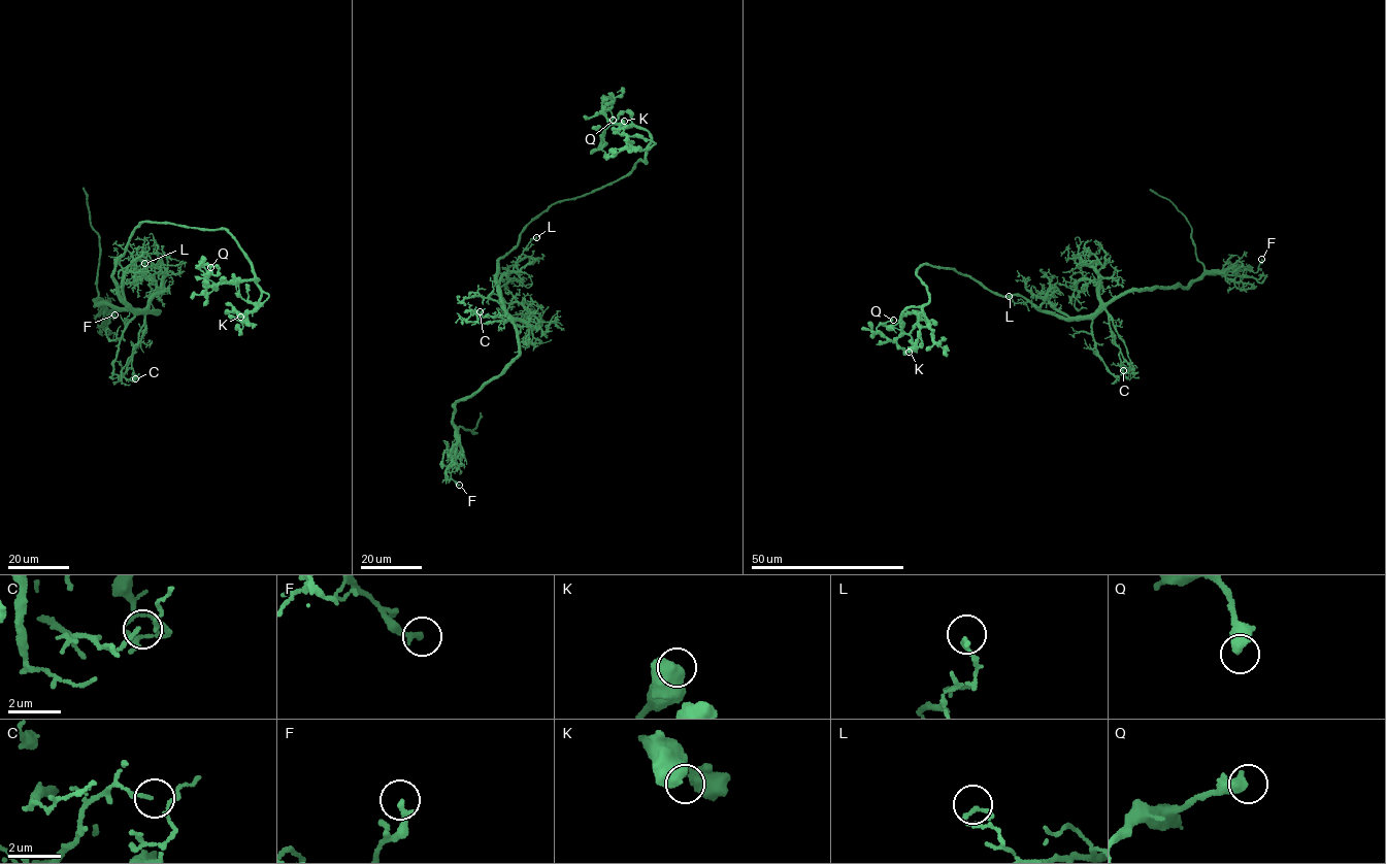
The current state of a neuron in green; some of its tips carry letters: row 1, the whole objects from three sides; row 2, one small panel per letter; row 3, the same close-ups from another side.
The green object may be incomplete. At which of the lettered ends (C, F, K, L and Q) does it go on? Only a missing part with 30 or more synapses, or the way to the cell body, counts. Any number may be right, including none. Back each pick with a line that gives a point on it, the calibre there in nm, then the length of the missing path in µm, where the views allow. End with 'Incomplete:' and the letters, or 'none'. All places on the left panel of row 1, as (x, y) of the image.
Incomplete: none

